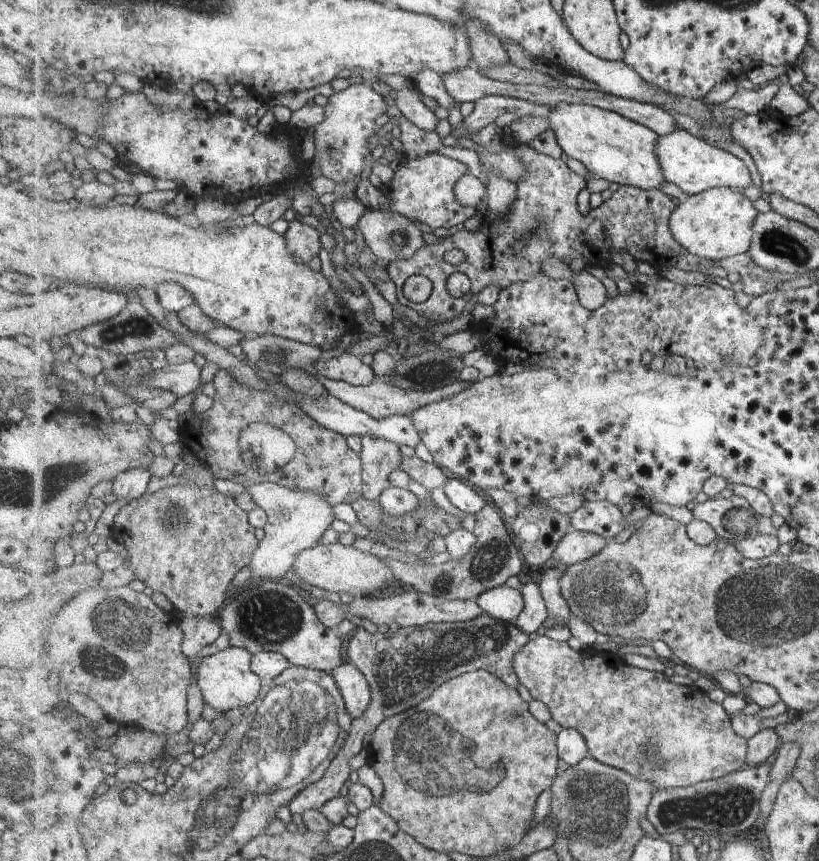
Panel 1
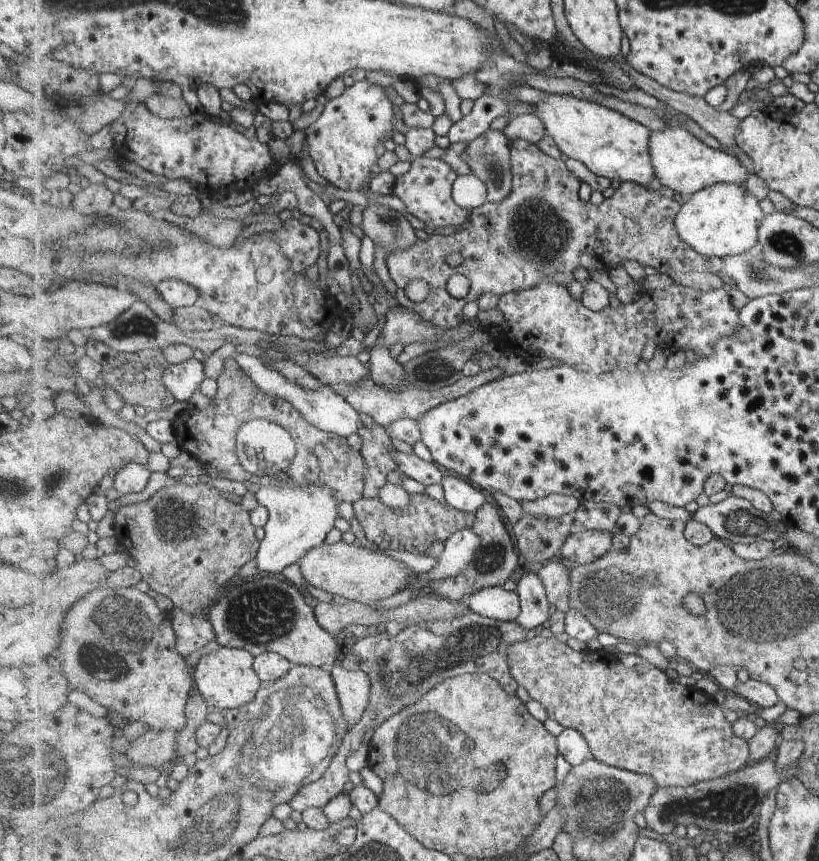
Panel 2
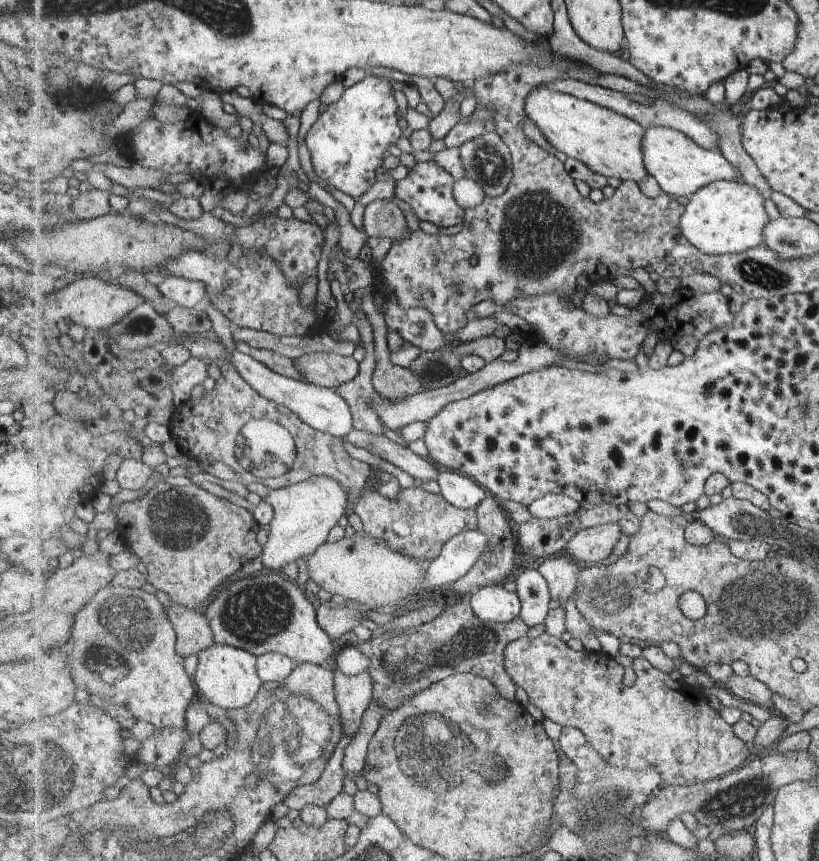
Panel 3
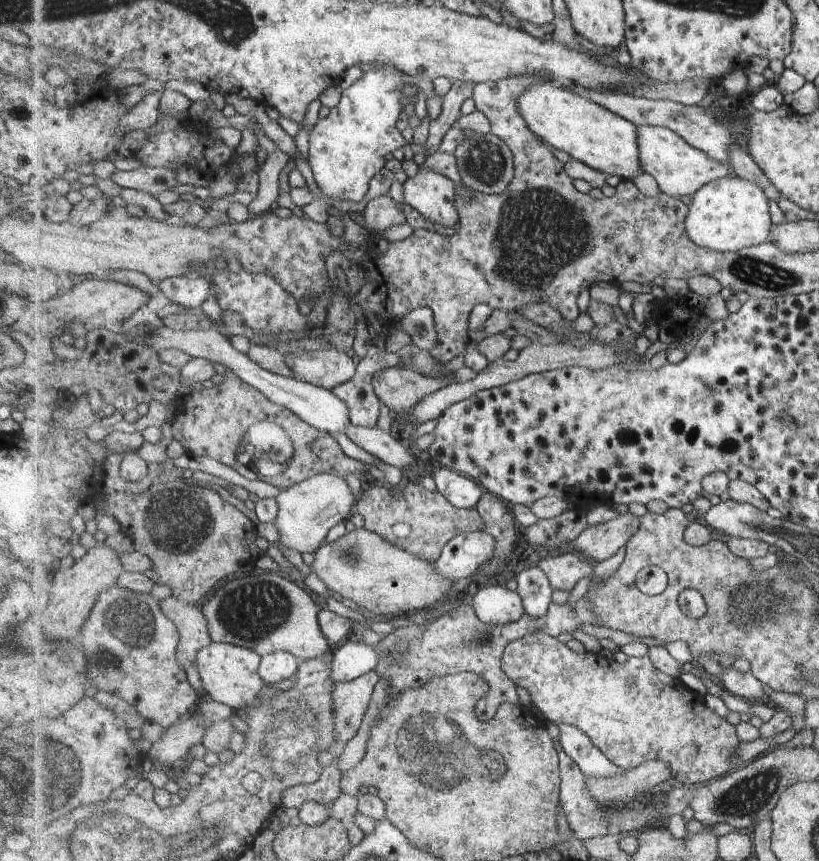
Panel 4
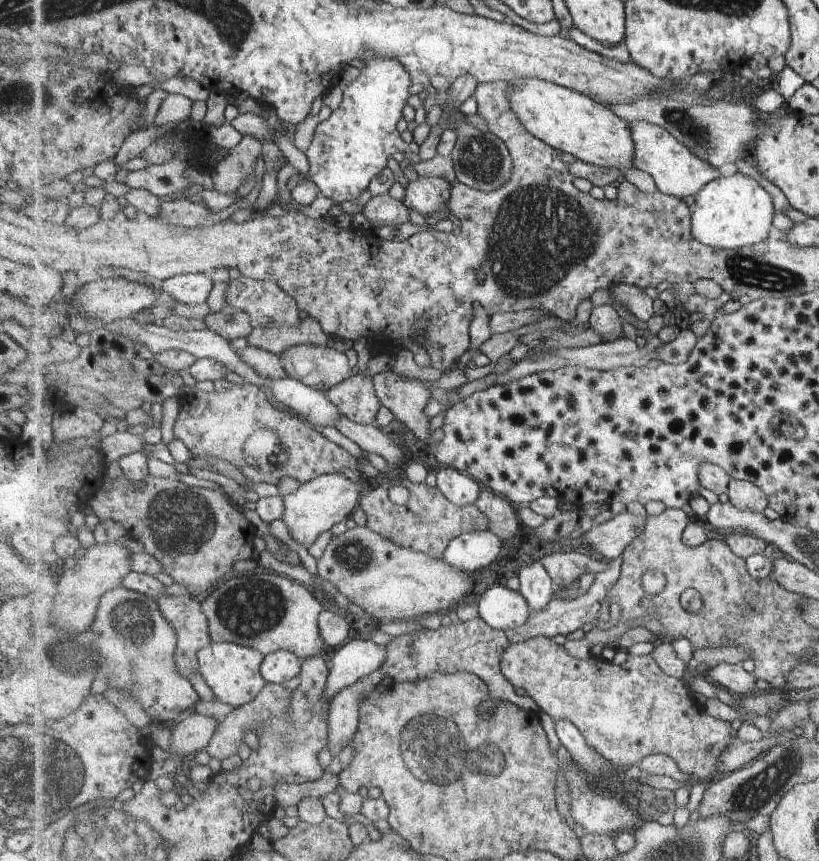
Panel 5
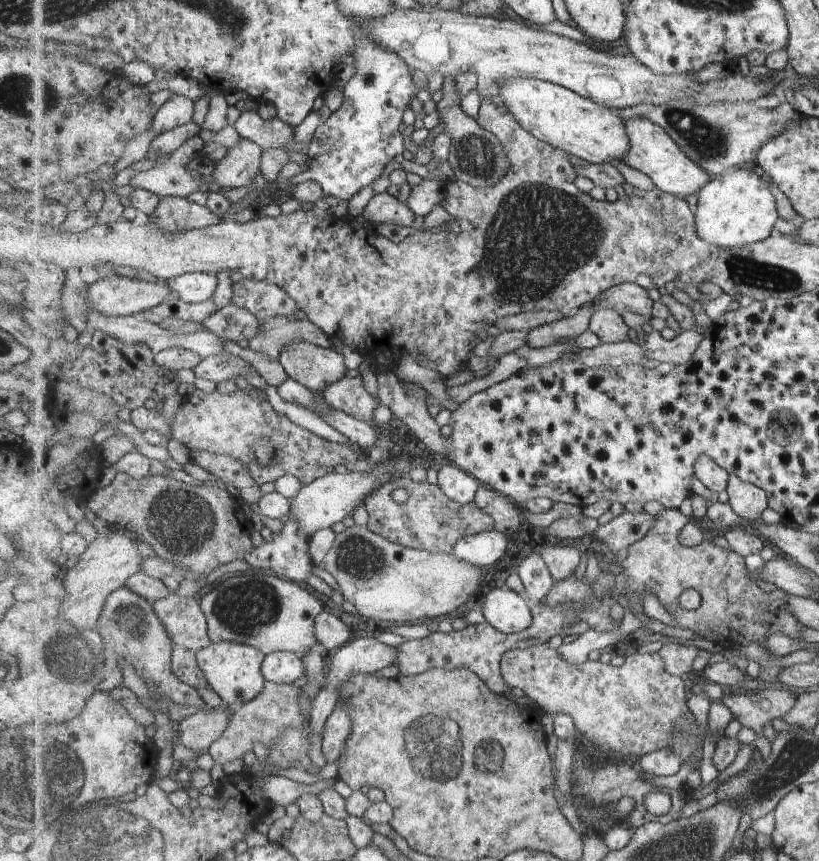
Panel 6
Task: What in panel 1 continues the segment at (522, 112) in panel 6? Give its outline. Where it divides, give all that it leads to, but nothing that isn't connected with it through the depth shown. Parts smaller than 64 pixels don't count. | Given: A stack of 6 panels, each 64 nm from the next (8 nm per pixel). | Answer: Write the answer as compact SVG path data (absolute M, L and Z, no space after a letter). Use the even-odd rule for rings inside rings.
M563 100L553 105L547 118L556 142L564 153L570 160L583 162L596 177L619 185L641 187L643 190L658 189L666 182L656 155L656 142L660 134L648 126L612 110Z

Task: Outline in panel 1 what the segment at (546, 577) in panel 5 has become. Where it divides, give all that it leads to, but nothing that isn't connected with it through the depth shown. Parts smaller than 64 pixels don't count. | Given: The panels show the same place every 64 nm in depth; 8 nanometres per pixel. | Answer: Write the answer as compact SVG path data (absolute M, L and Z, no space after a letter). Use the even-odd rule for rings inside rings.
M531 579L519 589L524 596L524 609L516 620L516 624L527 634L541 633L550 619L550 610L542 593L540 582Z

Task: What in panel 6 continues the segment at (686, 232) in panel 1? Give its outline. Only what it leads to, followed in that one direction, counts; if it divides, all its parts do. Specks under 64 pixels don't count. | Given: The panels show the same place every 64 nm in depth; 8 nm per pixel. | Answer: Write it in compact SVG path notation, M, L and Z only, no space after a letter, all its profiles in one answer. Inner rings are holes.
M738 167L725 175L717 175L699 190L696 225L700 238L720 248L733 248L764 241L780 218L772 191L772 183L756 167Z

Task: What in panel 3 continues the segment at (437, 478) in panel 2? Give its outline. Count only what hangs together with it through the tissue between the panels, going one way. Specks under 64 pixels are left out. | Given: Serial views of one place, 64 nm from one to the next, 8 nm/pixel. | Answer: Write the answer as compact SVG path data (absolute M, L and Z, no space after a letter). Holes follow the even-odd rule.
M351 430L347 440L355 447L363 447L372 454L397 466L408 473L417 483L424 483L429 480L436 480L439 466L431 466L425 457L415 454L407 444L401 446L385 435L369 432Z

